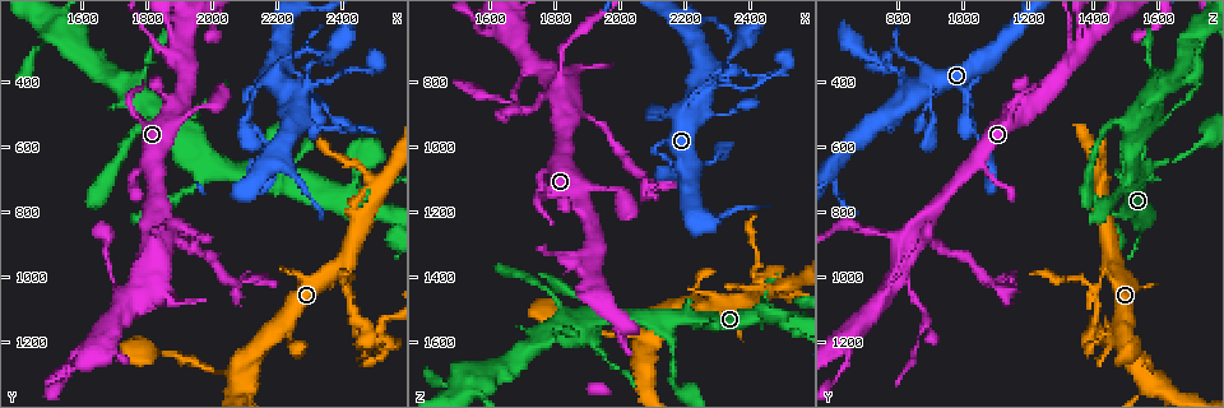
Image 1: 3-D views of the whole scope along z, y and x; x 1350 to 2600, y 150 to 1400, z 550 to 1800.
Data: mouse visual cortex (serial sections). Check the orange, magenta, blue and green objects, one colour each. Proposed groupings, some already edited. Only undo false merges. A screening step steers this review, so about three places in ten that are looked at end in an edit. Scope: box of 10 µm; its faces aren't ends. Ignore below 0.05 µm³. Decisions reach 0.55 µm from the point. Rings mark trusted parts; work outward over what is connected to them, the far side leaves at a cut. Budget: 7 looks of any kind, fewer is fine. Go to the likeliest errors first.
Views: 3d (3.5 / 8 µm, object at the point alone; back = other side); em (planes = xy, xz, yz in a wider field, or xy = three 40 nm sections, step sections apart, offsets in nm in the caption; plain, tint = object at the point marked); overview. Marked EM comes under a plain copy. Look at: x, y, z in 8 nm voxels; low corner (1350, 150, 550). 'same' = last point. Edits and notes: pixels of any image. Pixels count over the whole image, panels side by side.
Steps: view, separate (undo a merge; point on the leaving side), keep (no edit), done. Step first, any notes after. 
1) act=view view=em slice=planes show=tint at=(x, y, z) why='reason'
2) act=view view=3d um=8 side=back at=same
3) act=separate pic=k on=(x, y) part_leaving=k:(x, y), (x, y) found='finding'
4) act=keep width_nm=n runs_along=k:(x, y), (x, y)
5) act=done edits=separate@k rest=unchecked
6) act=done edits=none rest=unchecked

act=view view=3d um=3.5 at=(2400, 960, 1460) why='thin arm on a thick one'

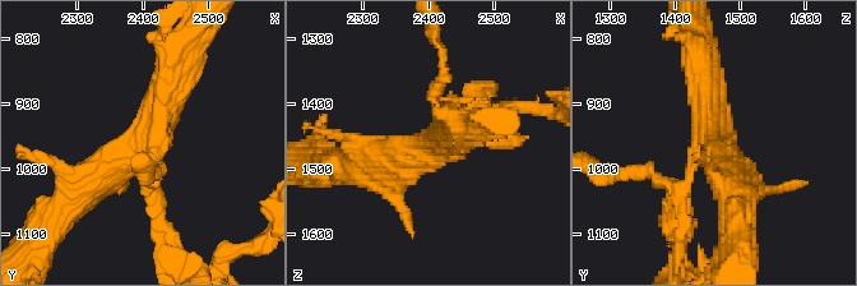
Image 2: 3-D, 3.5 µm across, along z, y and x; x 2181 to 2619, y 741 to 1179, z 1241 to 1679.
act=view view=em slice=xy step=5 show=tint at=(2410, 960, 1460) arms=3 arm_widths_nm=150,400,400

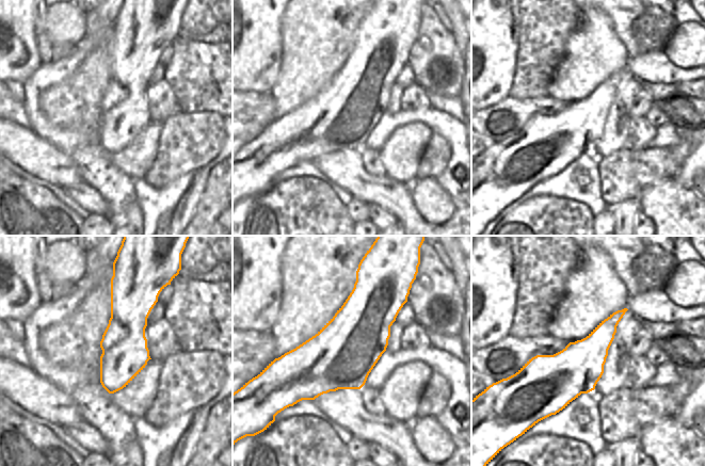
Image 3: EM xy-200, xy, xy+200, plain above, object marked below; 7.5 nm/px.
act=separate pic=2 on=(149, 189) part_leaving=2:(152, 156), (156, 227), (188, 266) found='two cells meet here'

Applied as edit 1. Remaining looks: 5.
act=view view=3d um=3.5 at=(2150, 690, 1520) why='calibre changes'

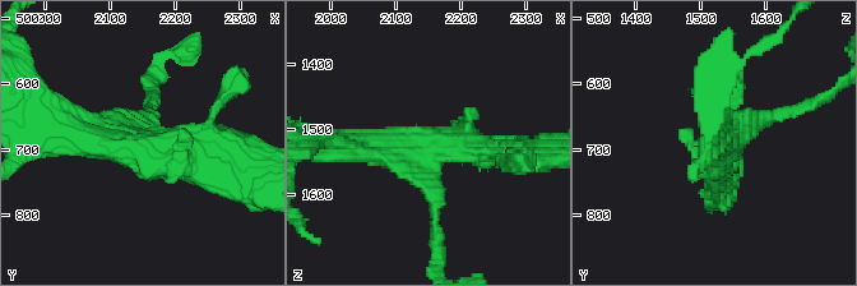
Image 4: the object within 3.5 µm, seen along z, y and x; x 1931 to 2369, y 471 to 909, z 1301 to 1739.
act=view view=em slice=xy step=2 show=tint at=(2155, 700, 1530) why='need the tissue'

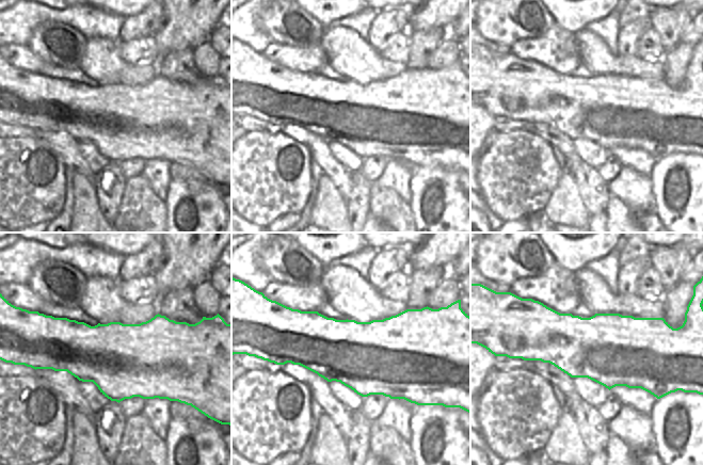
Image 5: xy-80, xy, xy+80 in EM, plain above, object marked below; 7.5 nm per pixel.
act=keep width_nm=550 runs_along=4:(226, 160), (158, 160), (61, 129) found='continuous, no second cell'

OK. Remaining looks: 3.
act=view view=3d um=8 at=(2270, 420, 830) why='thin neck'

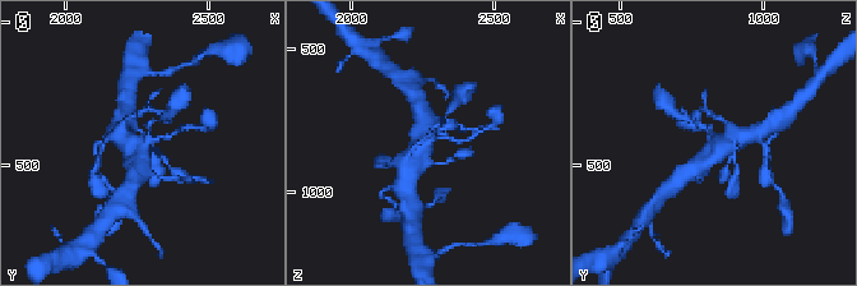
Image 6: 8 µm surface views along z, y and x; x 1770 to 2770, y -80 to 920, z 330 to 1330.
act=view view=3d um=3.5 at=same

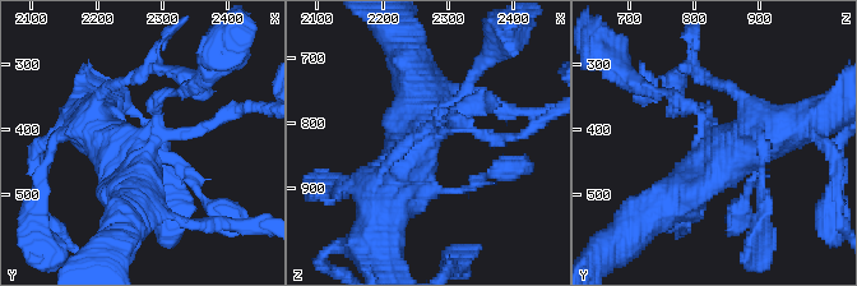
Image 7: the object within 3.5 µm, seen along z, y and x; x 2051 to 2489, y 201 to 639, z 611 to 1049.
act=keep runs_along=7:(793, 125), (725, 152), (659, 207) found='one cell here'

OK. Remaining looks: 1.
act=done edits=separate@2 rest=unchecked

